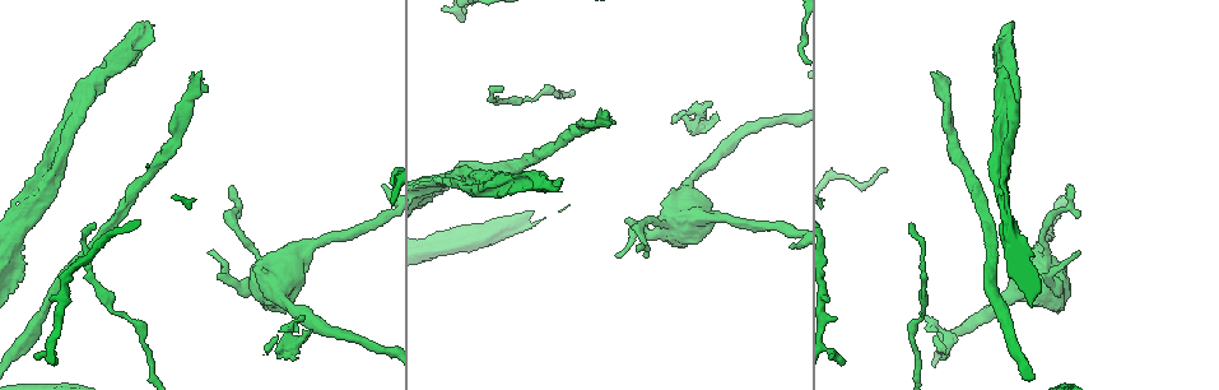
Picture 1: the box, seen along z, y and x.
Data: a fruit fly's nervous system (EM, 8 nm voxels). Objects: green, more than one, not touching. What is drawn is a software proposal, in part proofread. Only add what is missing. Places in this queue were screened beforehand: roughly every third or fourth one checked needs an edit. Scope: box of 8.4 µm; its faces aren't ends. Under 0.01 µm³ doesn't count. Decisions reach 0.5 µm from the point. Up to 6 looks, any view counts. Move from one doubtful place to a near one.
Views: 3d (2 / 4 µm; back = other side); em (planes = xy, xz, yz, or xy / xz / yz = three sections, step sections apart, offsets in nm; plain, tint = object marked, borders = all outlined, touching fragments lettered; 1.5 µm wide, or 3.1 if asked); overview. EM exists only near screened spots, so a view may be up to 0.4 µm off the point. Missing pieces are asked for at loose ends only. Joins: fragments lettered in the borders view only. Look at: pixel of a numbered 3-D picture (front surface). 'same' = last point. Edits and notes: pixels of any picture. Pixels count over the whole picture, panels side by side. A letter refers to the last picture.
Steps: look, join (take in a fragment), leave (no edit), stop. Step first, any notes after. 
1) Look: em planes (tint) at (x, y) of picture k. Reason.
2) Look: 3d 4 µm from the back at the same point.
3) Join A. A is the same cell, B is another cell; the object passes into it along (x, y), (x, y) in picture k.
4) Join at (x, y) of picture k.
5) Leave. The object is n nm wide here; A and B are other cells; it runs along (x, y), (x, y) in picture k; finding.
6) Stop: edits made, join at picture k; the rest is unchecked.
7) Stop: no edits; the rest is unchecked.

Look: 3d 2 µm at (1012, 25) of picture 1.

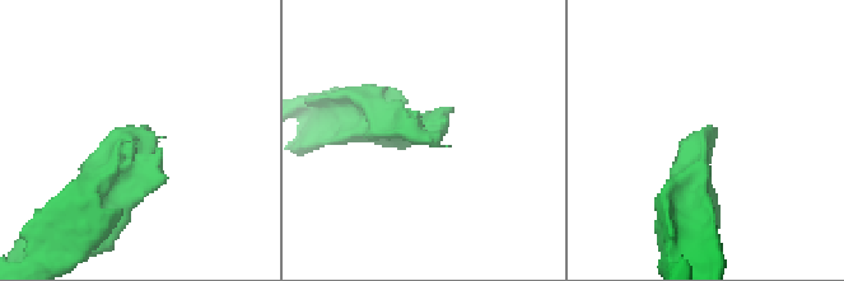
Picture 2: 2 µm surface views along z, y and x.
Look: em planes (tint) at (154, 136) of picture 2. Need the tissue.

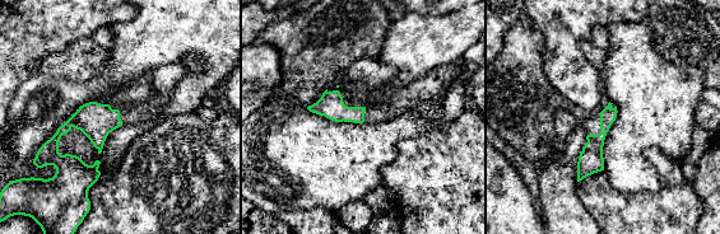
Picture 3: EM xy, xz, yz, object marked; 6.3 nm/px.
Look: em planes (borders) at the same point.

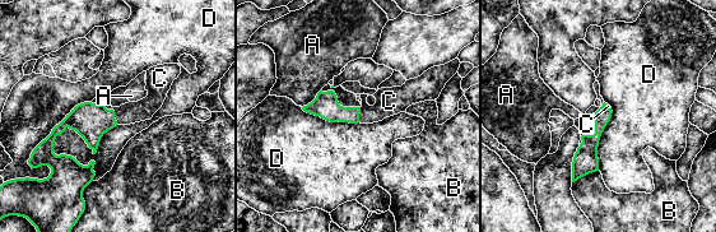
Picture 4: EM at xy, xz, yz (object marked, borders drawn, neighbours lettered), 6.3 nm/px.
Join C. C is the same cell, A, B and D are other cells; the object passes into it along (91, 121), (114, 114), (131, 112) in picture 4; the neuron continues.

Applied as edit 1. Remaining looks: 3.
Look: 3d 2 µm at (619, 257) of picture 1. Tapers out.

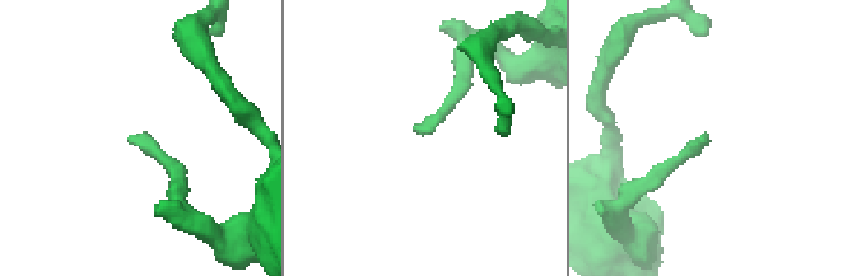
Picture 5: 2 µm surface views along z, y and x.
Look: em planes (borders) at (705, 135) of picture 5. Now the EM.

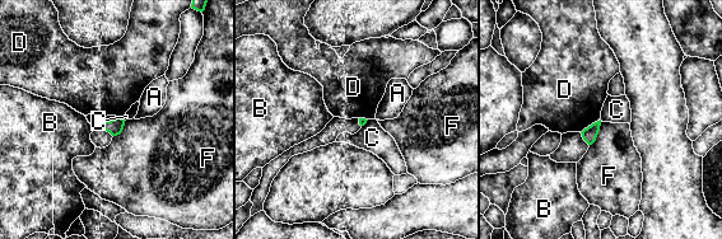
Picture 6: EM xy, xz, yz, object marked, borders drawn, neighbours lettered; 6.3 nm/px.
Leave. A, B, C, D and F are other cells; no lettered fragment goes on from it.

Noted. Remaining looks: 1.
Stop: edits made, join at picture 4; the rest is unchecked.

